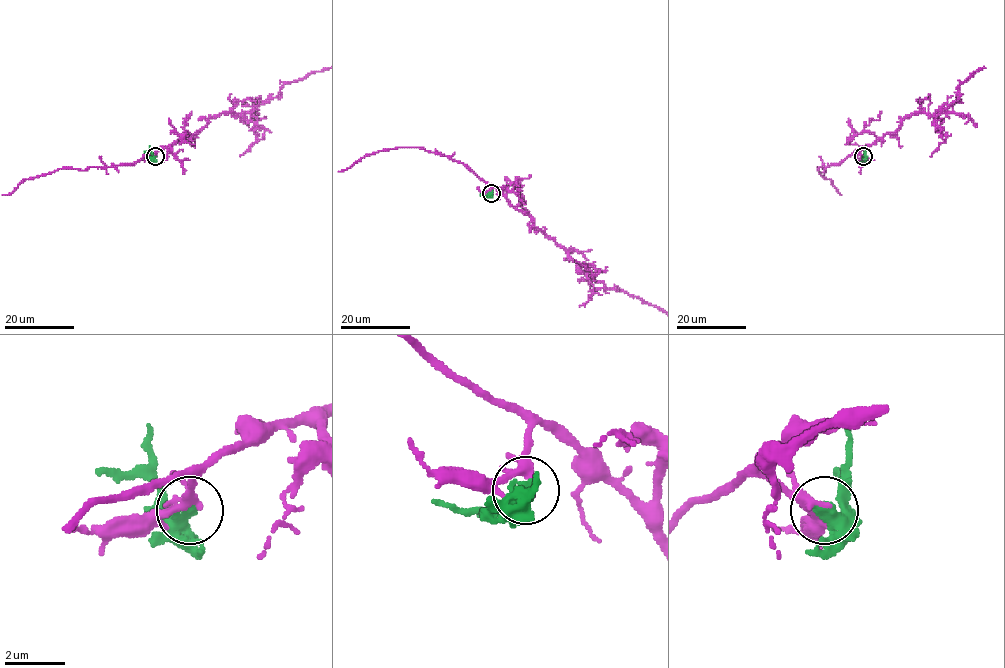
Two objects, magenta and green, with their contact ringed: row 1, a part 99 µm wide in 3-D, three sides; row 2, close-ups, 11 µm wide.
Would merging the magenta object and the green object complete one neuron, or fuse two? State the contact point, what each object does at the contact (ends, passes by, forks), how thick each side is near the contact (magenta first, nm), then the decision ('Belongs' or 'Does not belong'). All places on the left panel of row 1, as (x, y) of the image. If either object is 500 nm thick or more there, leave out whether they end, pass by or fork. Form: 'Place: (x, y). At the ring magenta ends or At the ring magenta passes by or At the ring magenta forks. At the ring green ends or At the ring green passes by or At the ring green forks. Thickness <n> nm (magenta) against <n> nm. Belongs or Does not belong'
Place: (155, 156). At the ring magenta passes by. At the ring green ends. Thickness 190 nm (magenta) against 480 nm. Does not belong

